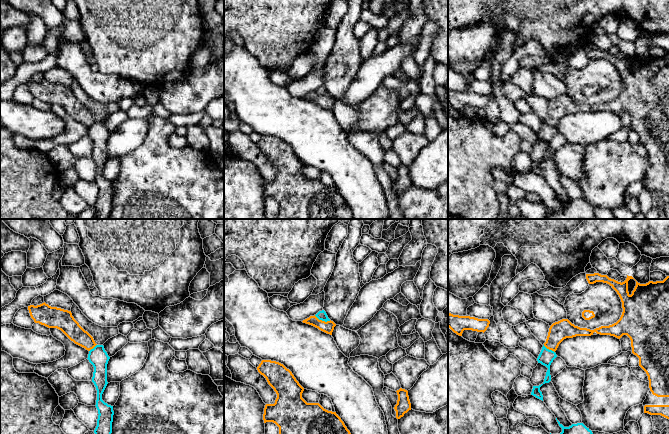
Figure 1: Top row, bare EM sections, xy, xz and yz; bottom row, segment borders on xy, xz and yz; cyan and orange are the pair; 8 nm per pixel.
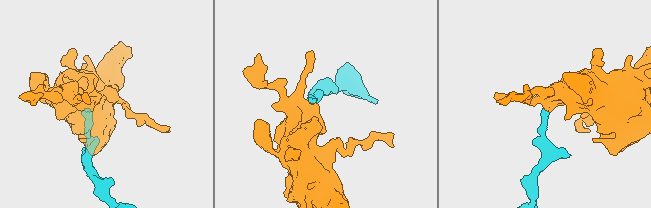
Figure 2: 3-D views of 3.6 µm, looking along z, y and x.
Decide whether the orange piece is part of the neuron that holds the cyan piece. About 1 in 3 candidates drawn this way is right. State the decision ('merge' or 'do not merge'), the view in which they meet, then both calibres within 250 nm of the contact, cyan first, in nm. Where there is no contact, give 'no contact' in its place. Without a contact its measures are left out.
do not merge | xz | 80/90 nm

